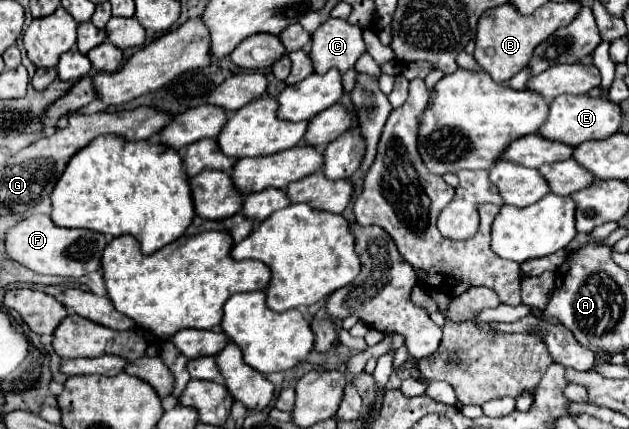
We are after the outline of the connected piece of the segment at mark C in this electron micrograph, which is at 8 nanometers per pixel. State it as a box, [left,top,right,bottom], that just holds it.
[309,18,365,74]

